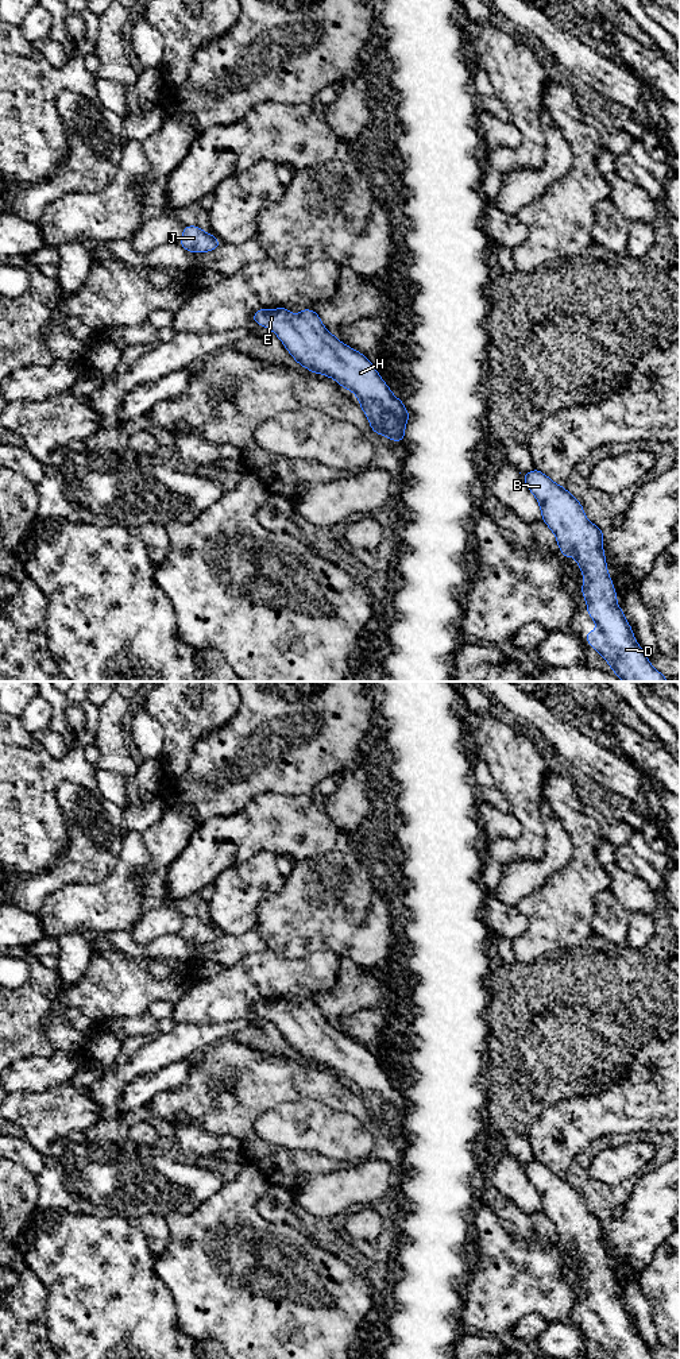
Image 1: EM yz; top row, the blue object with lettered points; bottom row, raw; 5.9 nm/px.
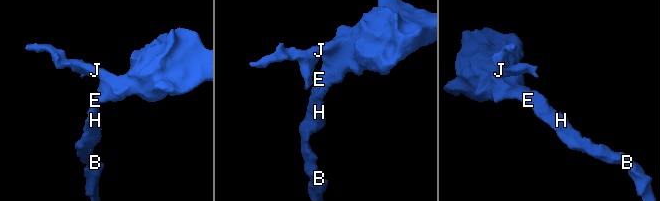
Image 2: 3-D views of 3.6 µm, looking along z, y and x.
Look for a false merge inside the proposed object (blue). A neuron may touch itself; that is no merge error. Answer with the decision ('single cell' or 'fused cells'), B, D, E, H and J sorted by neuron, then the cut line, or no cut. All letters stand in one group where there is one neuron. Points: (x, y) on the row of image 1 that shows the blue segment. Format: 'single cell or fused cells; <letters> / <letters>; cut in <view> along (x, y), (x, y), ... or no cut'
single cell; B D E H J; no cut

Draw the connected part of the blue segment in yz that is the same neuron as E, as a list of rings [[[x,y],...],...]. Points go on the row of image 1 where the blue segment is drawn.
[[[287,308],[259,309],[252,321],[275,332],[294,360],[316,374],[324,374],[347,387],[359,399],[371,429],[391,441],[405,443],[405,426],[410,417],[378,374],[375,366],[359,351],[329,333],[320,316],[302,309],[294,316]]]

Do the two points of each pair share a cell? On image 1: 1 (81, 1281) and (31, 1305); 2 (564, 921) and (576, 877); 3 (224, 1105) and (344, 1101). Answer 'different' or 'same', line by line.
1: different
2: same
3: same

